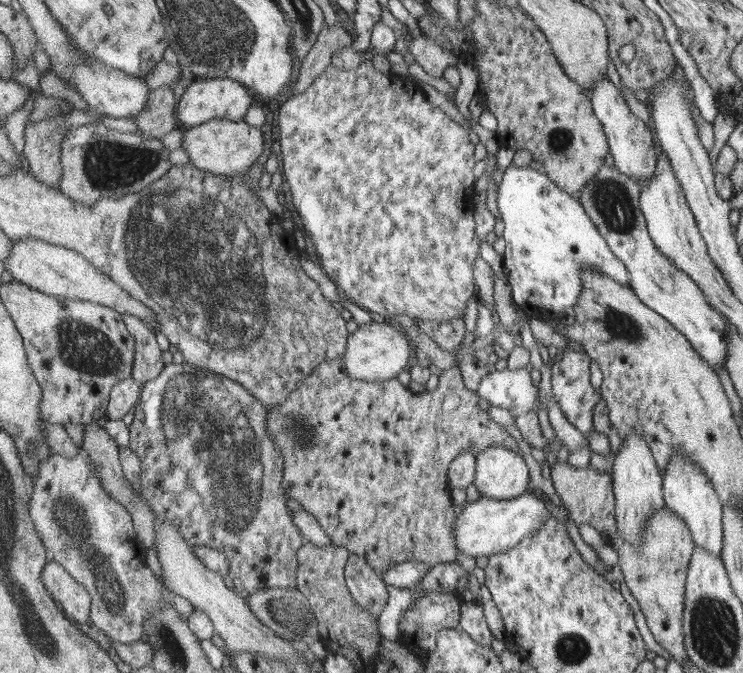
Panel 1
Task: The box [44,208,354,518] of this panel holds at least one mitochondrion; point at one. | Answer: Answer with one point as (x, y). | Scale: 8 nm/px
(82, 347)

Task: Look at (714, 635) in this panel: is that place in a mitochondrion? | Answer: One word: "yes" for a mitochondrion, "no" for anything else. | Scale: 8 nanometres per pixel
yes

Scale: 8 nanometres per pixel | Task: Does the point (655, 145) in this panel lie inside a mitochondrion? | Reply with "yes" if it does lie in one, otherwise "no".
no

